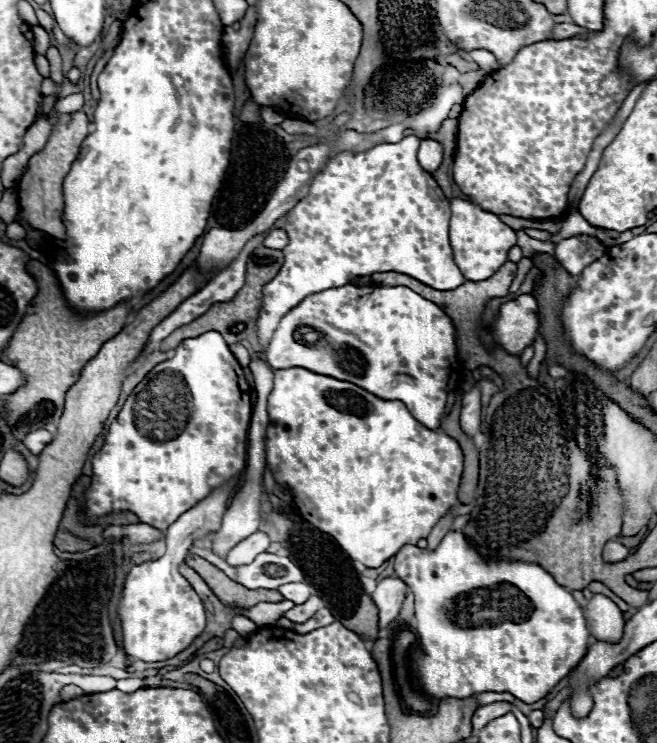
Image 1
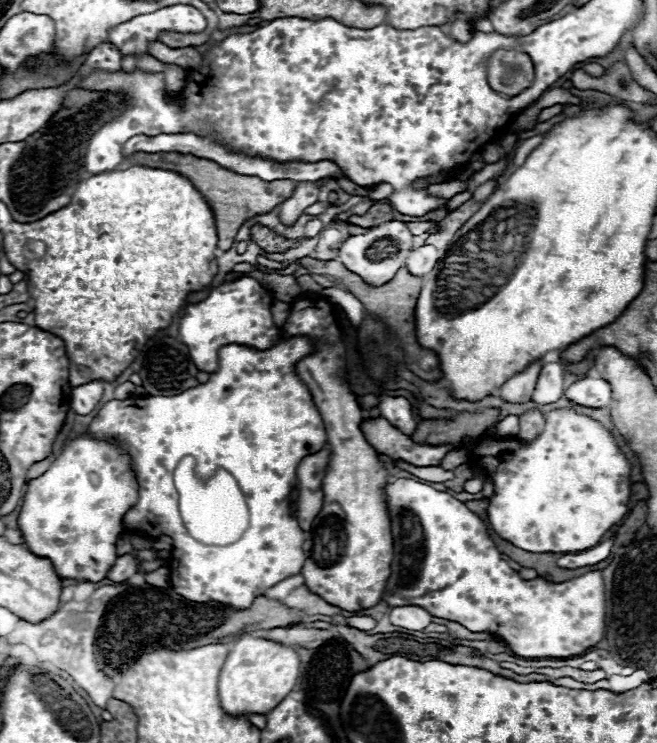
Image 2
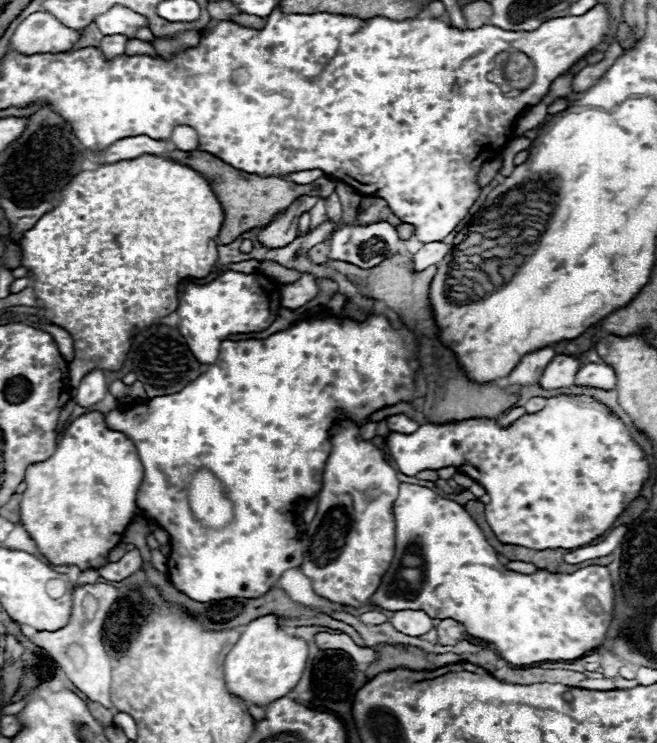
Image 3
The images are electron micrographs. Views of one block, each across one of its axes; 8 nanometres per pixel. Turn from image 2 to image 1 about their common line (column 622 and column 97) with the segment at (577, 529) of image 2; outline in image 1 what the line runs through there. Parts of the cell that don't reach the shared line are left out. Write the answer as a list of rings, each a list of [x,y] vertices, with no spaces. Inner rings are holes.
[[[210,330],[198,338],[186,338],[176,348],[174,358],[158,364],[134,388],[116,422],[110,424],[106,442],[92,460],[94,476],[92,486],[86,492],[86,516],[94,520],[114,510],[130,510],[140,518],[140,522],[166,530],[188,508],[204,500],[212,488],[240,474],[246,466],[246,434],[251,415],[251,387],[222,334]]]

